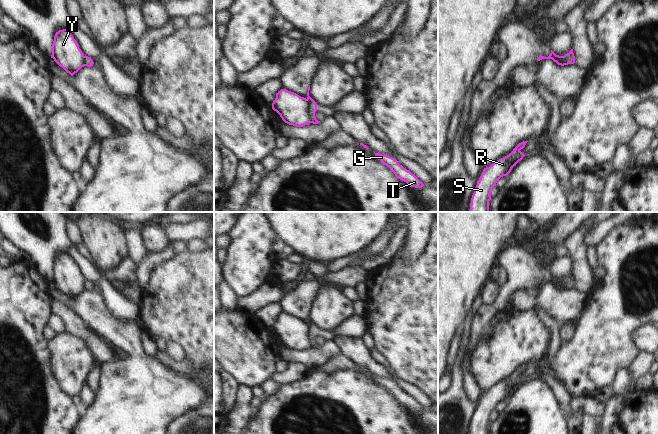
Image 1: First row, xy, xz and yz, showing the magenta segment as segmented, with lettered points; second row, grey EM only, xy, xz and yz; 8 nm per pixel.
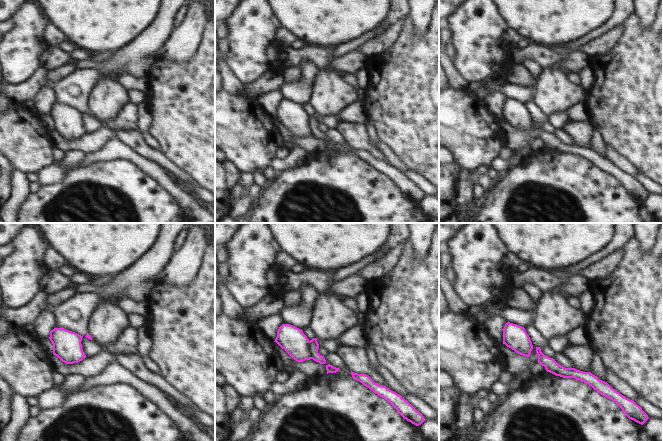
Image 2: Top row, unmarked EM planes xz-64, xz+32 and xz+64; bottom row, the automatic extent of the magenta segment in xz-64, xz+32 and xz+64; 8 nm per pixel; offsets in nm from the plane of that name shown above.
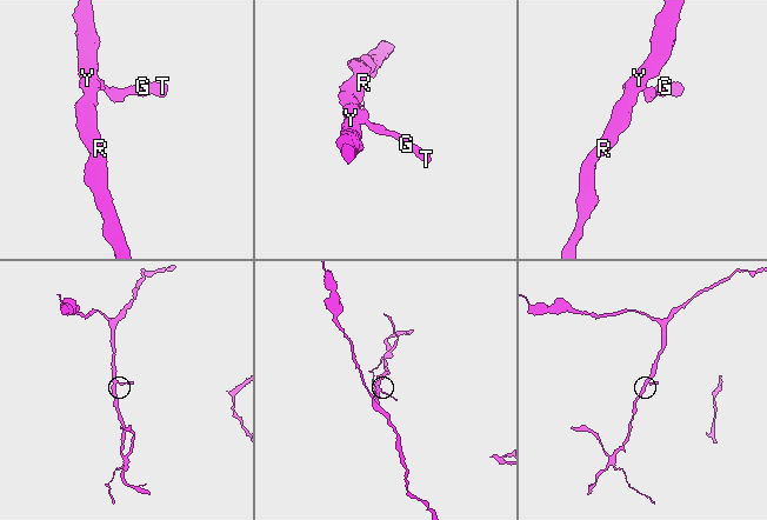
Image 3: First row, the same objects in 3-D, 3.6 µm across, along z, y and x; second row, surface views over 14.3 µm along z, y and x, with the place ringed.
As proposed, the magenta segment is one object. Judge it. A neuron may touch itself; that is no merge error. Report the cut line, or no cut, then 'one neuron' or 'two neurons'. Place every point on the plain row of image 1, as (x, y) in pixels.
cut in xz along (306, 323), (310, 346); two neurons

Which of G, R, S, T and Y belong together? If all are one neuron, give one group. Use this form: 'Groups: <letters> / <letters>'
Groups: G T / R S Y.

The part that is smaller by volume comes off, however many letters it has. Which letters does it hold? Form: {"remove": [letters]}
{"remove": ["G", "T"]}

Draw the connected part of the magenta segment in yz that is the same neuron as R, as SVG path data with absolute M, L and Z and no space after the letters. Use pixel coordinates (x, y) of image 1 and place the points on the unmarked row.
M527 366L519 367L509 379L484 392L471 422L470 434L489 434L492 412L496 410L501 401L507 400L512 392L523 383L525 379L520 374Z

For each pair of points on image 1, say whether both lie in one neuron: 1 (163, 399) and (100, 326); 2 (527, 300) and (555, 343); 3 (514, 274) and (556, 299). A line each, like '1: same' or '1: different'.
1: same
2: different
3: different

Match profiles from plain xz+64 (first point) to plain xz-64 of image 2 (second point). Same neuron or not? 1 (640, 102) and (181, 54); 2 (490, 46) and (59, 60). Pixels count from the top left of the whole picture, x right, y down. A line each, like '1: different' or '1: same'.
1: different
2: different

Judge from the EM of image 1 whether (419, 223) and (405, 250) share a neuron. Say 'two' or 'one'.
one

